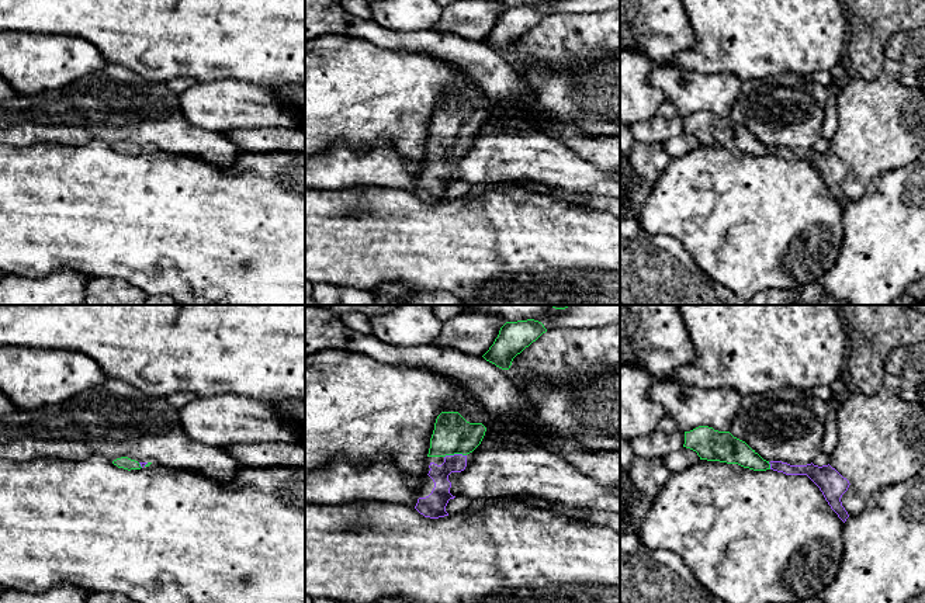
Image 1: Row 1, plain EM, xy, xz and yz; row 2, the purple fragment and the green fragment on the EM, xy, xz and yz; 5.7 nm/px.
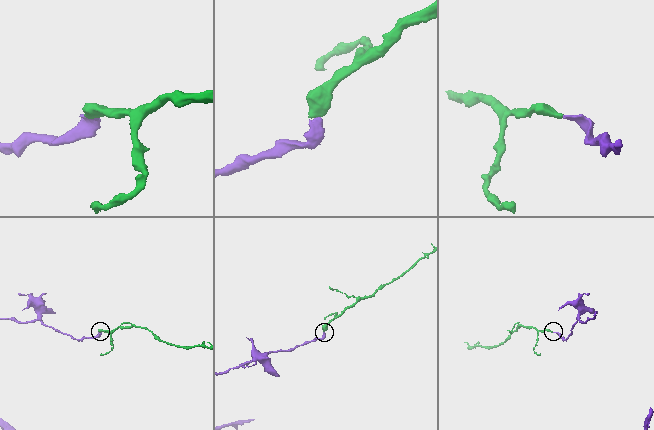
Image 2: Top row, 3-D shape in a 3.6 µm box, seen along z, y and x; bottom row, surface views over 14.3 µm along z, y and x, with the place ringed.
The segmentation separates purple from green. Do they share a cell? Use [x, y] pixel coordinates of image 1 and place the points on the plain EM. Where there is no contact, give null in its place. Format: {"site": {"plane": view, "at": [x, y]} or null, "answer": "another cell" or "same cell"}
{"site": {"plane": "xz", "at": [454, 139]}, "answer": "same cell"}

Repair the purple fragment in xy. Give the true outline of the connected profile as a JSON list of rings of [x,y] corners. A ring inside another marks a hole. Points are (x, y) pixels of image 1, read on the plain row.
[[[121,142],[121,143],[114,145],[112,149],[117,150],[118,153],[131,156],[131,155],[141,155],[143,152],[149,152],[152,148],[138,148],[128,142]]]

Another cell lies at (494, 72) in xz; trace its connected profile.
[[[305,0],[305,42],[328,34],[360,38],[381,49],[429,53],[468,73],[493,103],[507,108],[526,105],[534,98],[509,55],[496,52],[482,41],[436,30],[394,32],[346,13],[339,0]]]

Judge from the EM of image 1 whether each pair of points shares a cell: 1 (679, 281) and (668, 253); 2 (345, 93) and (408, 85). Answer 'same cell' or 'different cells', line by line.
1: same cell
2: same cell

